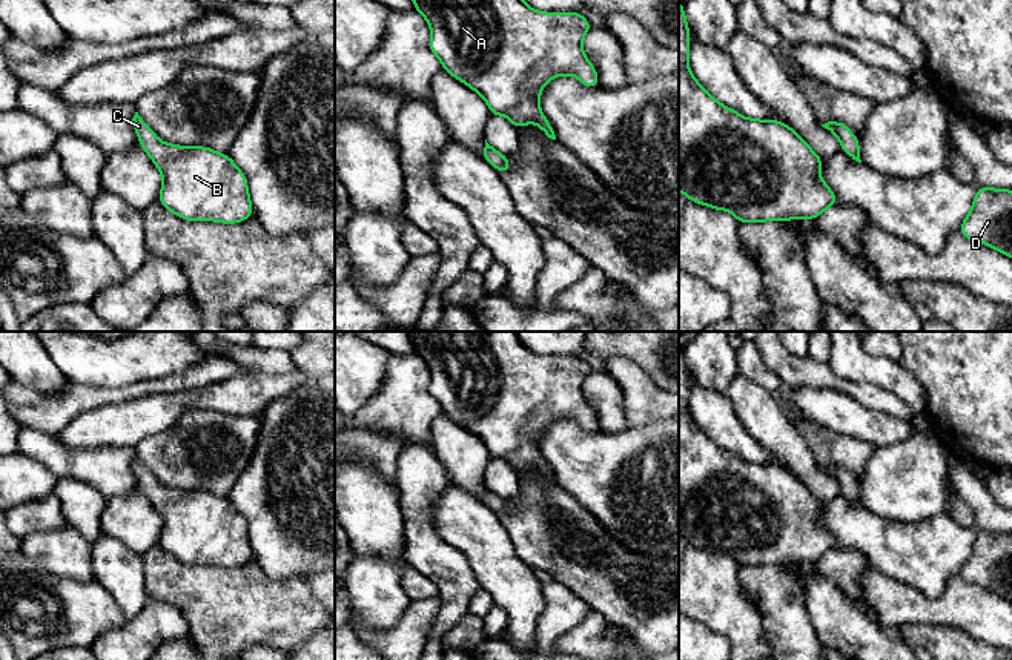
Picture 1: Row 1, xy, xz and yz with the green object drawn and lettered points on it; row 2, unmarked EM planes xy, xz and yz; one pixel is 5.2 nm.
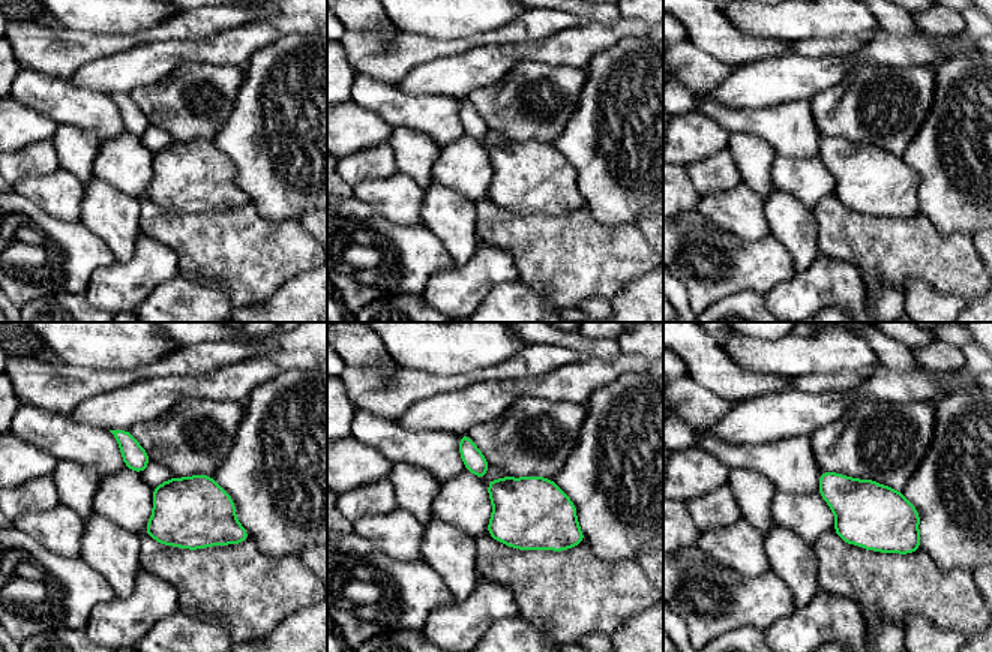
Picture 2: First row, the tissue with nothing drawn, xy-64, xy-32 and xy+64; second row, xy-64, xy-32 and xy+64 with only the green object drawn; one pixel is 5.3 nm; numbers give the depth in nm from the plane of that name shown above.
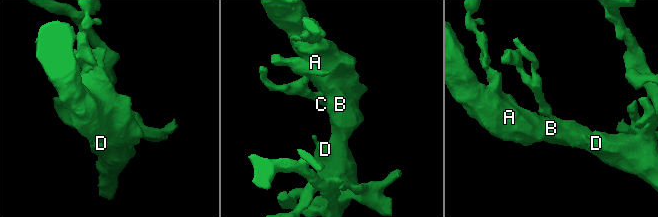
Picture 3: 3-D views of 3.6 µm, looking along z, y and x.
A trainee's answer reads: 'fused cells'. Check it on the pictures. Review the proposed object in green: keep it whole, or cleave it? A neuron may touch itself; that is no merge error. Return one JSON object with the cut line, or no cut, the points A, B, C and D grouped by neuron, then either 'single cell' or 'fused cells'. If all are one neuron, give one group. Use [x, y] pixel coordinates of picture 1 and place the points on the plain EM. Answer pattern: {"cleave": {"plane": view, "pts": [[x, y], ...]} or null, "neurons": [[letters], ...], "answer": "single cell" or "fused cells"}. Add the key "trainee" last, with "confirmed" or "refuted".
{"cleave": null, "neurons": [["A", "B", "C", "D"]], "answer": "single cell", "trainee": "refuted"}

